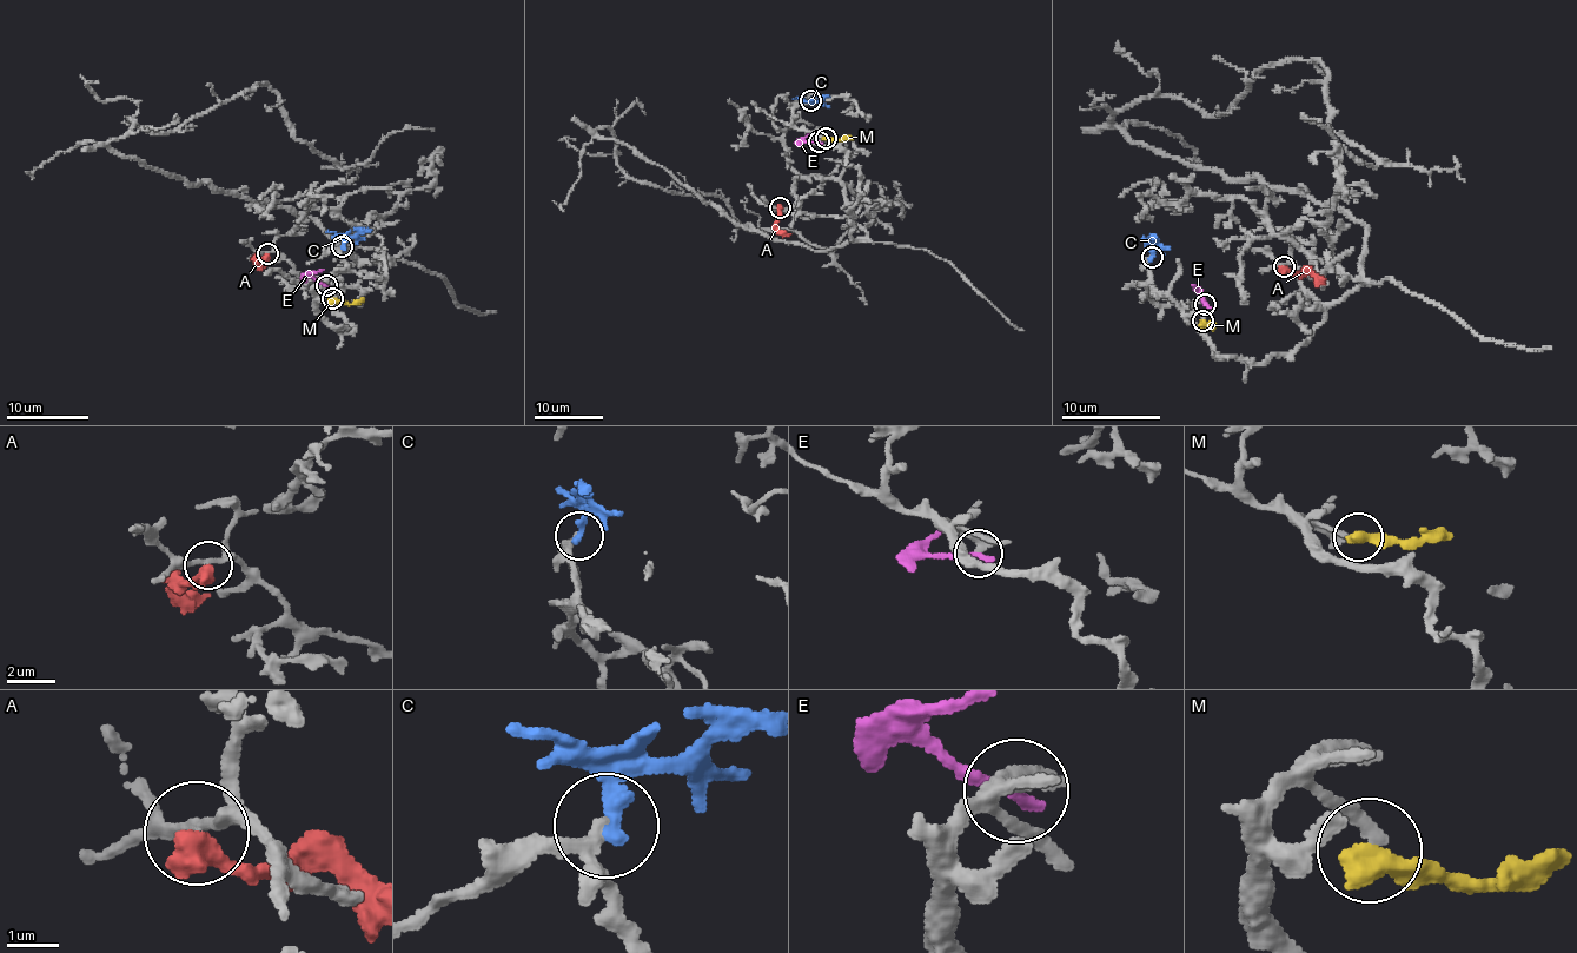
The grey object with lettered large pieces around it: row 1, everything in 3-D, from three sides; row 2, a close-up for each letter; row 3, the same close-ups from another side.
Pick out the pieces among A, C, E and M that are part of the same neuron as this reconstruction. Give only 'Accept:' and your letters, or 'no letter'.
Accept: C

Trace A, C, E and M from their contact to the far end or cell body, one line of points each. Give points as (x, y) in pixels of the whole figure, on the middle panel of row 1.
A: (780, 207), (776, 227), (790, 233)
C: (810, 100), (829, 97)
E: (819, 140), (804, 140), (810, 133)
M: (825, 138), (852, 137)

